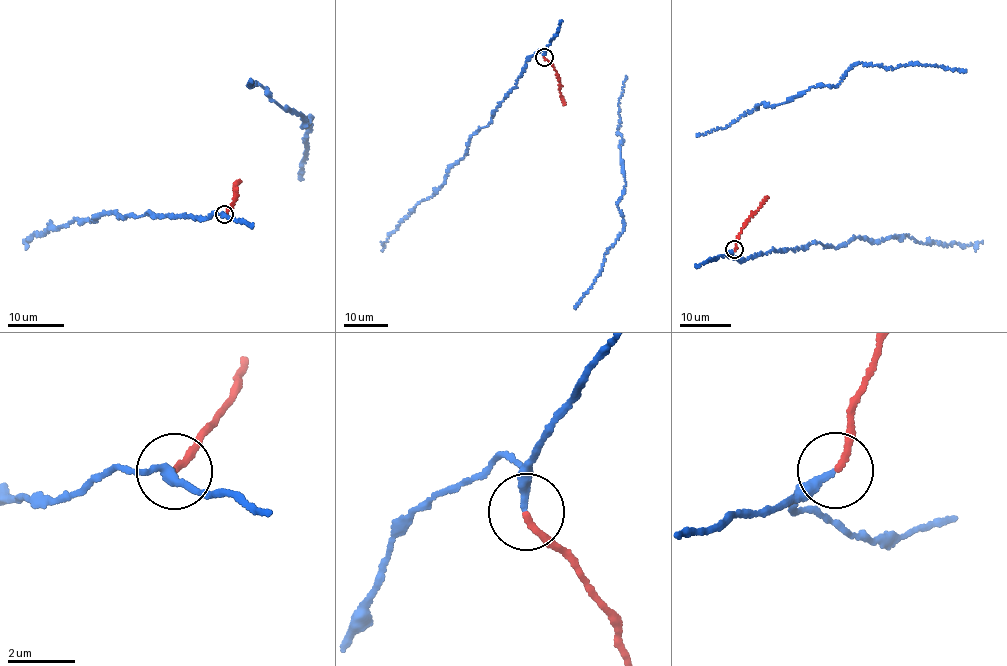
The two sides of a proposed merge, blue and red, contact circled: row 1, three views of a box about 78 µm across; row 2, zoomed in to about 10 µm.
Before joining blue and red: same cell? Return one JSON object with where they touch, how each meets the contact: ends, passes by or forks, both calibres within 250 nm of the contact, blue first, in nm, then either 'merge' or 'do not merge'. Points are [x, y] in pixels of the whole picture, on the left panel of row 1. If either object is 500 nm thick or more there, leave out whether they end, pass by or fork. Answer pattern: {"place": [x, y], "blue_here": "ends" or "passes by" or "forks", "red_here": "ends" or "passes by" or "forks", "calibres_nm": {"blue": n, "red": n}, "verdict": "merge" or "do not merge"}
{"place": [224, 214], "blue_here": "passes by", "red_here": "ends", "calibres_nm": {"blue": 190, "red": 170}, "verdict": "merge"}

